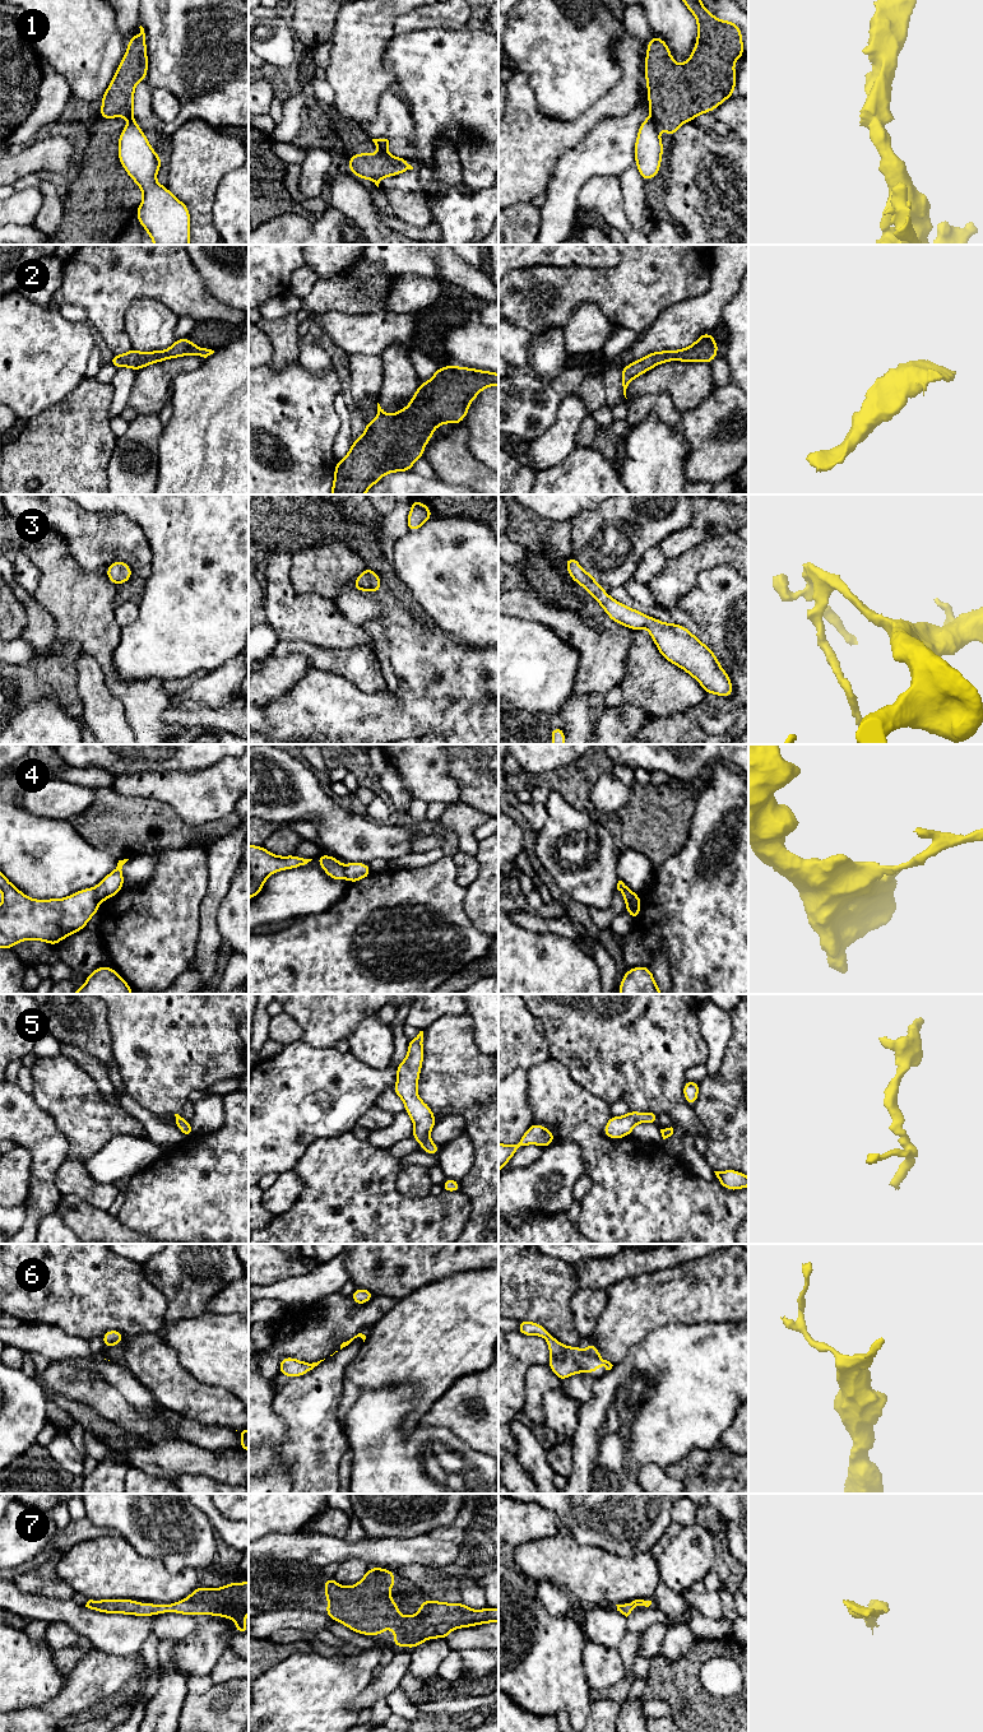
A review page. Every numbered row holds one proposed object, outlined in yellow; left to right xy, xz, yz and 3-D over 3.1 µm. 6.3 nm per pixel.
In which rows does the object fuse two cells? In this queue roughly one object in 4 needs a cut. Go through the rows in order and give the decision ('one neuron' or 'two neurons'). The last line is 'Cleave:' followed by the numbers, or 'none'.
1: two neurons
2: one neuron
3: one neuron
4: two neurons
5: one neuron
6: one neuron
7: one neuron
Cleave: 1, 4

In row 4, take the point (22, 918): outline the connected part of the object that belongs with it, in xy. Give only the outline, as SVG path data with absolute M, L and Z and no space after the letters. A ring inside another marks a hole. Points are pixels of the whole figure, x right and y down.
M0 870L0 891L3 892L3 902L0 905L0 948L11 949L18 942L28 939L43 941L56 946L68 935L76 933L85 928L89 919L98 913L99 900L93 888L80 890L65 898L33 900L17 890L14 884L5 878Z

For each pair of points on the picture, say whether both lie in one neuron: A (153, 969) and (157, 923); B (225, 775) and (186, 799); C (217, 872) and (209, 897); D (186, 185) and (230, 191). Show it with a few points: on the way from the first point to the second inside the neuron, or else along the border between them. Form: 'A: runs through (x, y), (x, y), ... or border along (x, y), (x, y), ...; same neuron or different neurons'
A: runs through (153, 957), (154, 934); same neuron
B: runs through (216, 784), (204, 795), (195, 797); same neuron
C: runs through (217, 878), (216, 891); same neuron
D: border along (235, 168), (221, 180), (217, 187), (212, 218); different neurons

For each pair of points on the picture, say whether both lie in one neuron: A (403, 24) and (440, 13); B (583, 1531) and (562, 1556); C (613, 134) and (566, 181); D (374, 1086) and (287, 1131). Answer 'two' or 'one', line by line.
A: one
B: two
C: one
D: one

